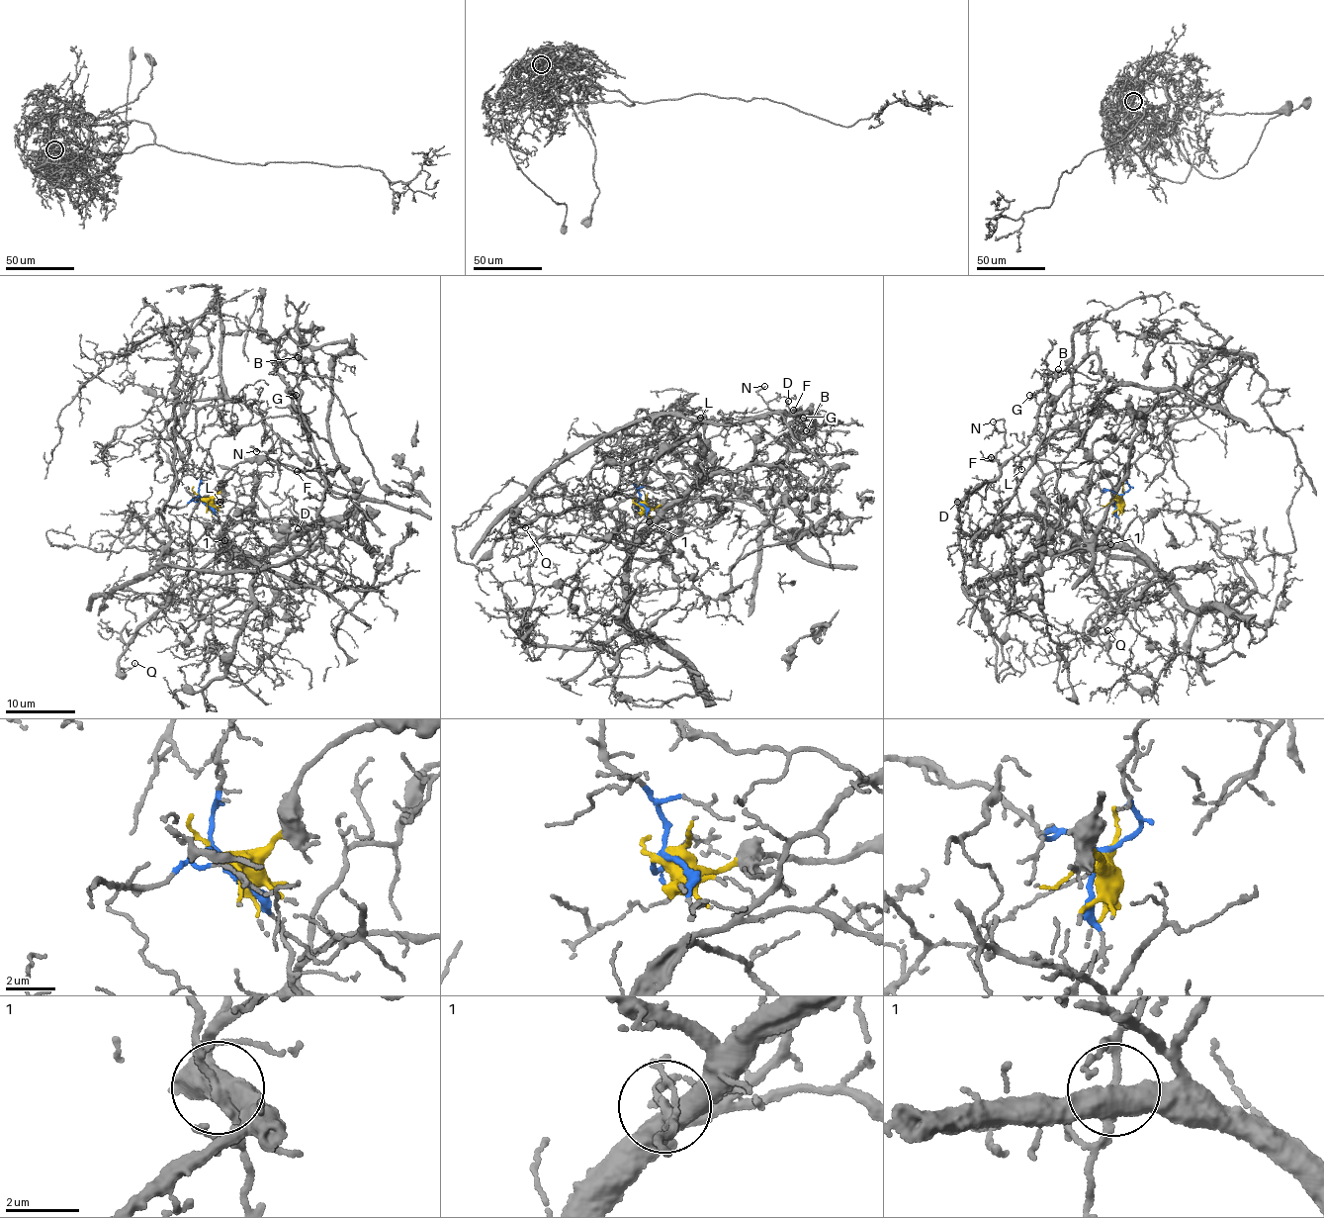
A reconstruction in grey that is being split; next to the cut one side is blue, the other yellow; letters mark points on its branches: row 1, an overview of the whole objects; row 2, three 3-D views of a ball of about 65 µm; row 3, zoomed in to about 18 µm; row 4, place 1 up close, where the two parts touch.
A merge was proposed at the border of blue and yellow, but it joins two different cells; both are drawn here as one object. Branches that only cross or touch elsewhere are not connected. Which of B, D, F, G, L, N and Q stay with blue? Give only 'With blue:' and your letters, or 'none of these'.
With blue: B, D, F, G, L, N

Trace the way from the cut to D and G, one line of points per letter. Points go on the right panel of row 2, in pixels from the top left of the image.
D: (1119, 498), (1052, 471), (1042, 479), (1045, 500), (1032, 512), (998, 522), (982, 539), (960, 529), (957, 502)
G: (1119, 498), (1052, 471), (1032, 512), (982, 539), (960, 529), (958, 504), (1026, 445), (1038, 412), (1030, 396)

